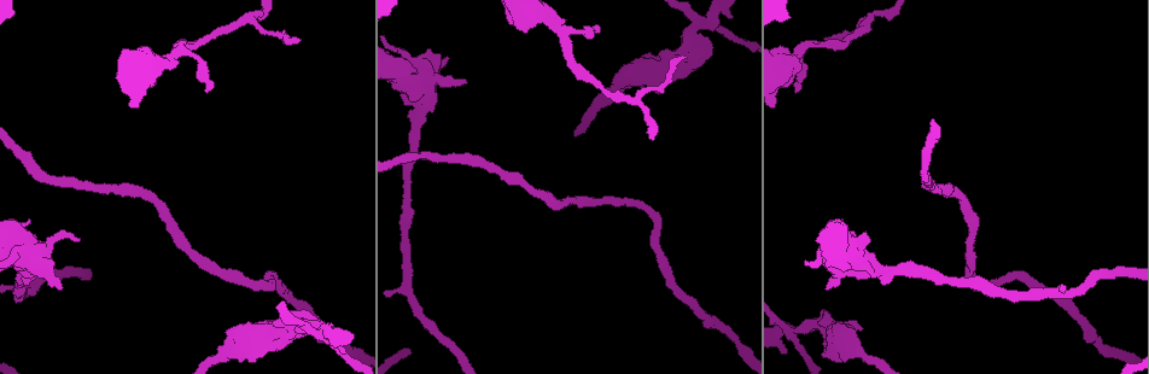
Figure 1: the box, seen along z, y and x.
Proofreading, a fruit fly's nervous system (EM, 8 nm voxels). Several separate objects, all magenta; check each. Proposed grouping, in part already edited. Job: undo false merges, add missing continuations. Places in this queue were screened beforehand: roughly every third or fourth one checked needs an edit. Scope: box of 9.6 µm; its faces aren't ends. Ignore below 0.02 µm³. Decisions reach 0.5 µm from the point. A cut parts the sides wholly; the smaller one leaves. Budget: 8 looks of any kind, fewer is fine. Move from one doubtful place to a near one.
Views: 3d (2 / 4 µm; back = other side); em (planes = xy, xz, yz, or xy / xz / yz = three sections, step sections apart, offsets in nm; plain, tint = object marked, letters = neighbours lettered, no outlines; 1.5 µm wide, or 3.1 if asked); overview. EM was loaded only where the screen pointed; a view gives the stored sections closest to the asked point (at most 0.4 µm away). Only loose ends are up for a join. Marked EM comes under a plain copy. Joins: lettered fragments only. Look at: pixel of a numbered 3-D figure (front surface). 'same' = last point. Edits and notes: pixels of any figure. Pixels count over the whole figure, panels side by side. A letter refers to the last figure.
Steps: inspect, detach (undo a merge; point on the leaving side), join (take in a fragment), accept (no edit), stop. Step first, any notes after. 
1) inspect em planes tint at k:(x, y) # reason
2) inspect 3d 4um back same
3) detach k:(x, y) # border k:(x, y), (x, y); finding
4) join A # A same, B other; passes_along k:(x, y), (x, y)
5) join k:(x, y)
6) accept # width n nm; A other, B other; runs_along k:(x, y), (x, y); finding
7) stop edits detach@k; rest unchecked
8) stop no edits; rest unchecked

inspect 3d 2um at 1:(594, 25) # tapers out

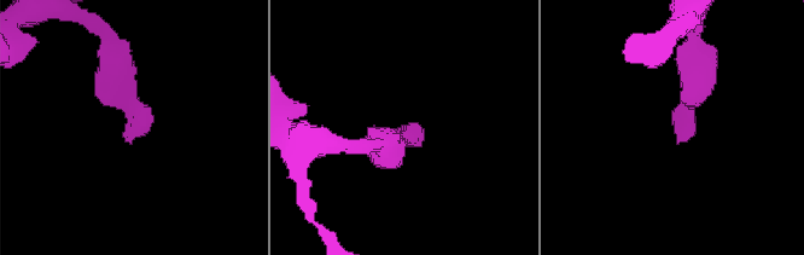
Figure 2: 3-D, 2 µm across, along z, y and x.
inspect em yz step 8 tint at 2:(678, 140) # need the tissue

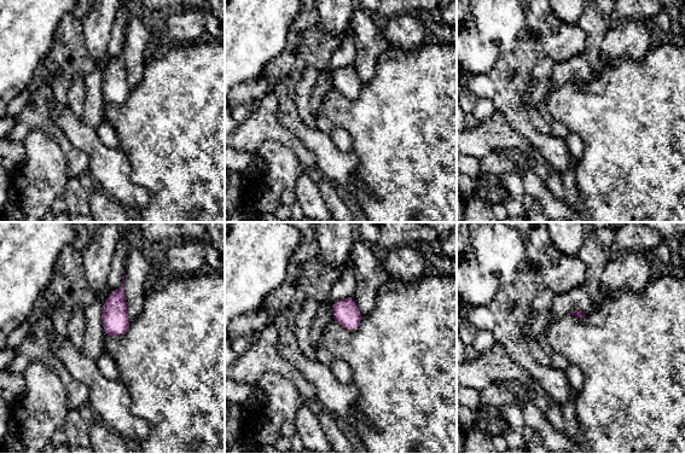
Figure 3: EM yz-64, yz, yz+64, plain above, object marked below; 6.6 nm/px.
inspect em xz step 8 letters same

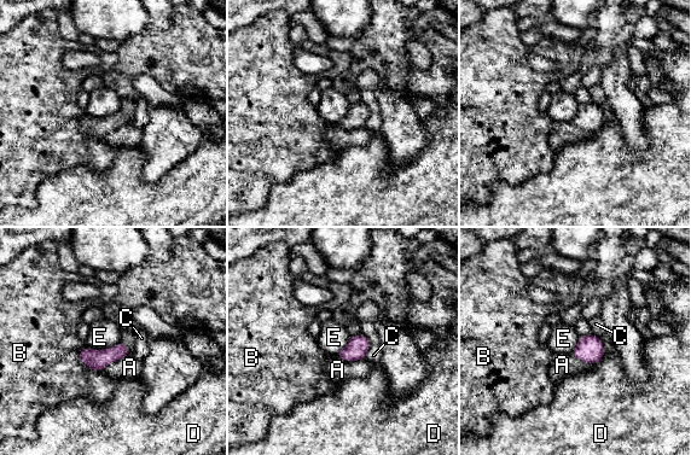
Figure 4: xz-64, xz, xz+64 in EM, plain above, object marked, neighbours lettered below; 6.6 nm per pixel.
accept # A other, B other, C other, D other, E other; border 4:(121, 342), (103, 349), (86, 346); none of them fits

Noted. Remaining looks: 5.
inspect 3d 2um at 1:(467, 82)

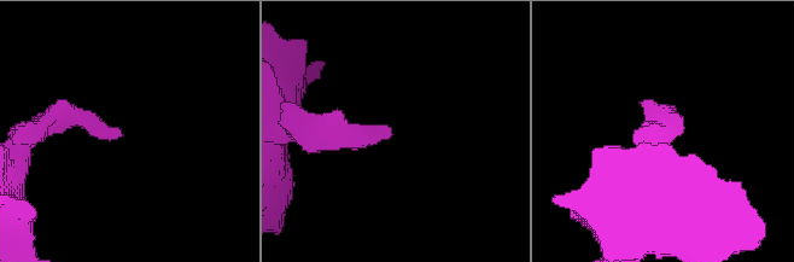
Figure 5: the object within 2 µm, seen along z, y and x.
inspect em planes letters at 5:(121, 136) # need the tissue

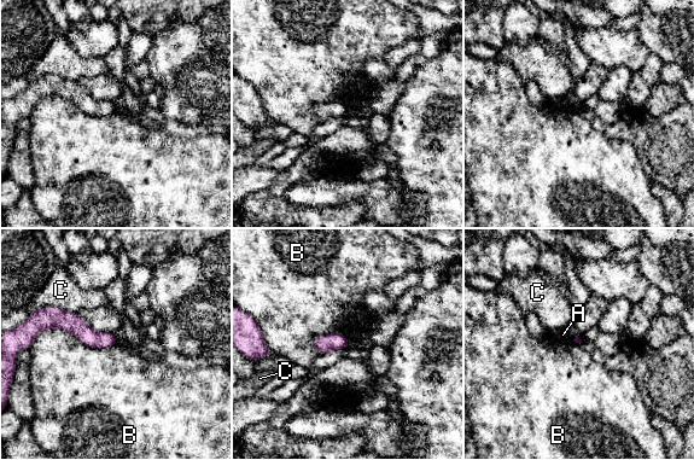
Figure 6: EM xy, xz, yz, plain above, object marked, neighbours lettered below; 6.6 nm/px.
accept # A other, B other, C other; runs_along 6:(48, 319), (112, 341); no lettered fragment goes on from it

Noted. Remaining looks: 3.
inspect em xz step 8 letters at 1:(791, 336) # calibre changes

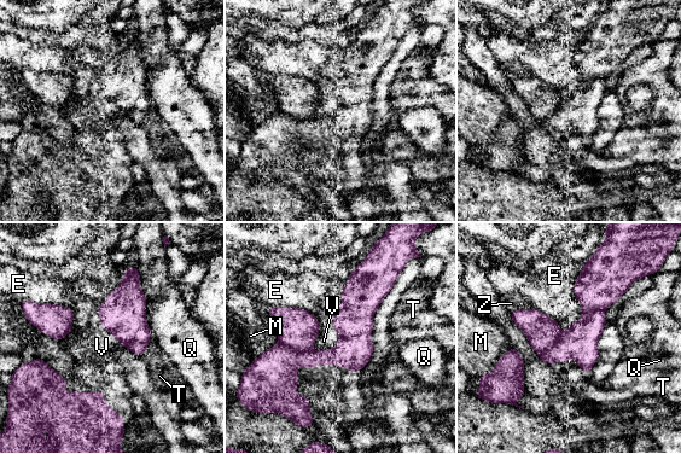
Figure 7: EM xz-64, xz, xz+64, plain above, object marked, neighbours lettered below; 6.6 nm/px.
detach 7:(297, 329) # width 140 nm; longest_contact Q 500 nm; E other, M other, Q other, T other, V other, Z other; a second neuron is stuck on

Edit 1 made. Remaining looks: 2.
stop edits detach@7; rest unchecked

